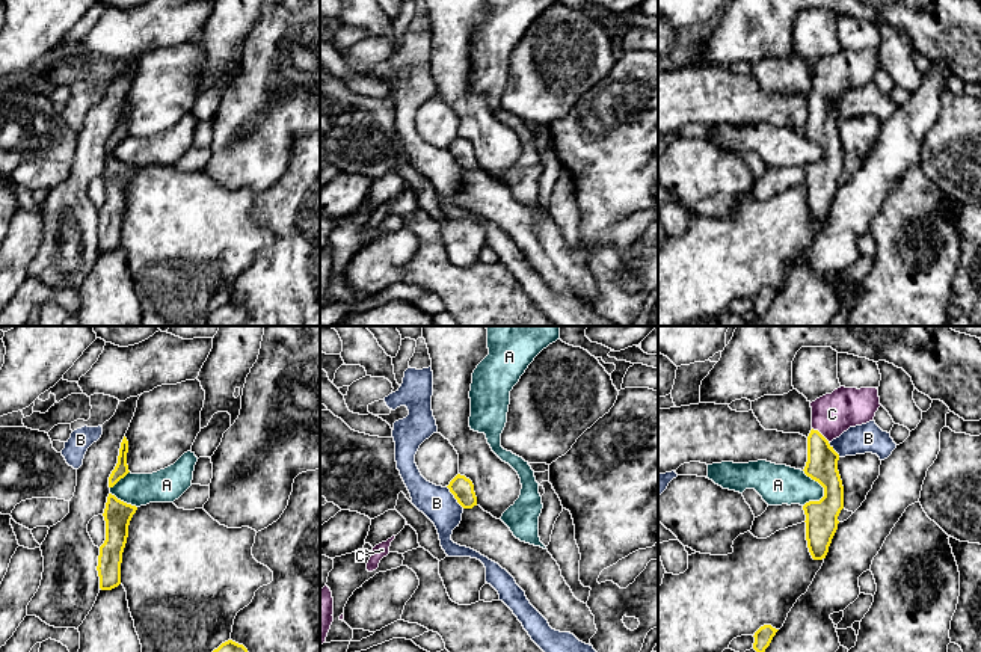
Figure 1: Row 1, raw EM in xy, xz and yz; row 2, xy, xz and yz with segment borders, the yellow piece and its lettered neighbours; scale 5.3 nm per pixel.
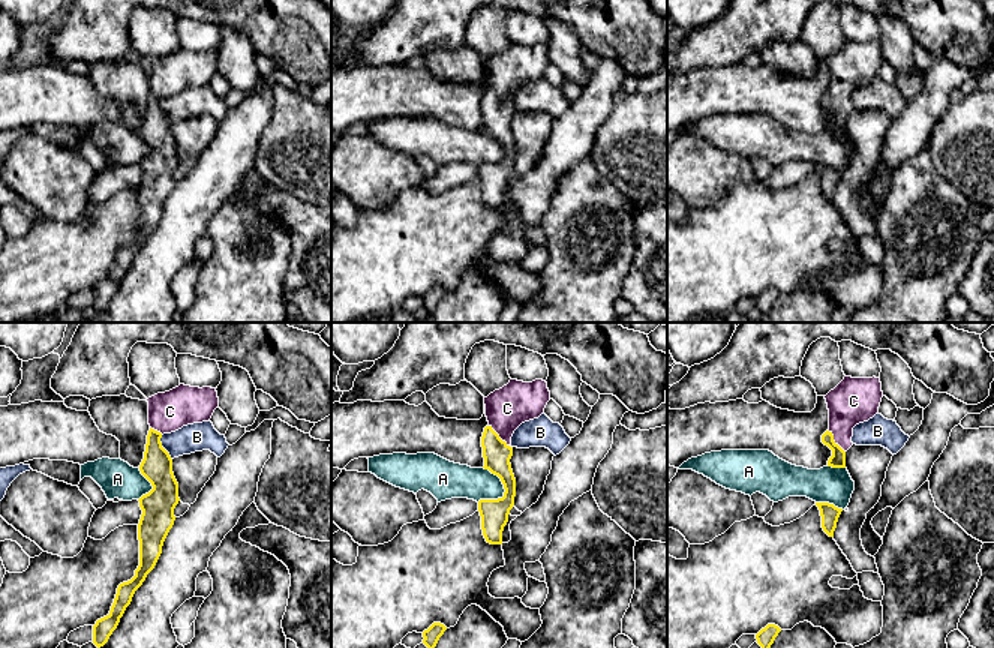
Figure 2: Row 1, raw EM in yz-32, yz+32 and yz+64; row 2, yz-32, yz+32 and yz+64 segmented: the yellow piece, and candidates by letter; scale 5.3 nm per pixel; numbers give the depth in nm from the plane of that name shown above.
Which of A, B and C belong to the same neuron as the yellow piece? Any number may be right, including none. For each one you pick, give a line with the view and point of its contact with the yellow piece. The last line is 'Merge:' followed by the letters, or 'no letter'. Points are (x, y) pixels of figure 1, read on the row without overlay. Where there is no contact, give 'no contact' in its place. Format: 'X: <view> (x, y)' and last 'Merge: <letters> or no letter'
C: yz (820, 95)
Merge: C

